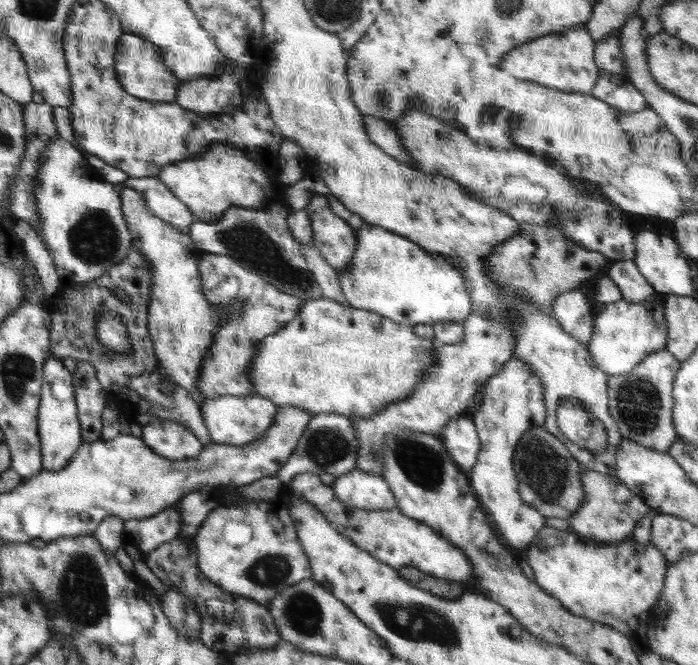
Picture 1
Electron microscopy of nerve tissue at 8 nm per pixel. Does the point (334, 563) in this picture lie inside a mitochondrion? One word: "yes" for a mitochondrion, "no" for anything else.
no

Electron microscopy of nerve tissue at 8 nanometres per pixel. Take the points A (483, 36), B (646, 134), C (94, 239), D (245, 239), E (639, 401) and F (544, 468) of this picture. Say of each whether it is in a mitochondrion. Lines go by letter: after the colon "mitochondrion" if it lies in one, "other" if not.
A: mitochondrion
B: mitochondrion
C: mitochondrion
D: mitochondrion
E: mitochondrion
F: mitochondrion

